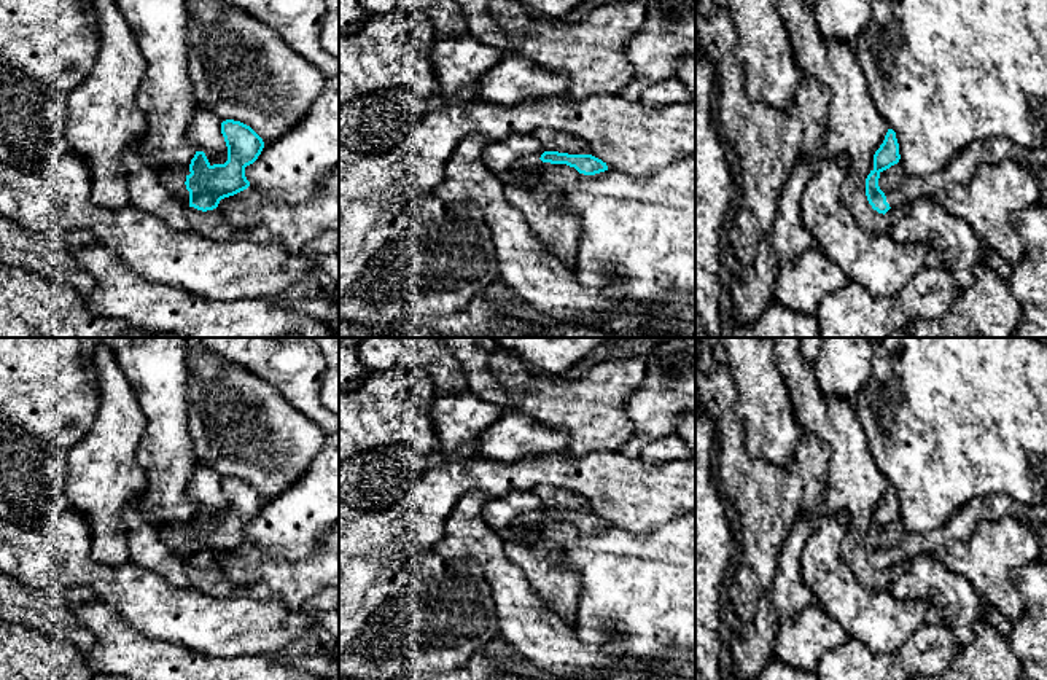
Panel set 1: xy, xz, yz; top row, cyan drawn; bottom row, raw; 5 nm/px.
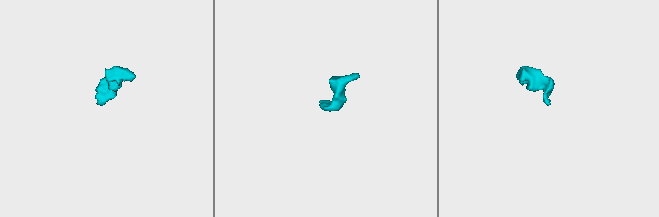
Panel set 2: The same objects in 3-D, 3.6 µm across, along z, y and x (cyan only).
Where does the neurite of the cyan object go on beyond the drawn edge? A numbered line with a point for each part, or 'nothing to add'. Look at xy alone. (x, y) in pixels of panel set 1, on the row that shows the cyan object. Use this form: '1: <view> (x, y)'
1: xy (174, 182)

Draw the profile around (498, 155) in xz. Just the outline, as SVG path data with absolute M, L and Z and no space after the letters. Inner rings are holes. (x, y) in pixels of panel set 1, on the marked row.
M511 135L503 140L490 140L482 150L487 167L501 178L511 172L520 158L541 158L544 148L535 135Z

